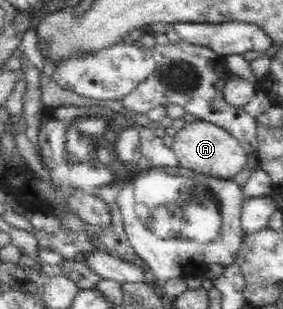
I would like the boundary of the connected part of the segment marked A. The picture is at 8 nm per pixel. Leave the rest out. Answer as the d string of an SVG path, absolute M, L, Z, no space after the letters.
M187 118L183 129L174 136L171 148L179 166L213 178L234 179L248 165L248 153L234 135L225 128L201 119Z

